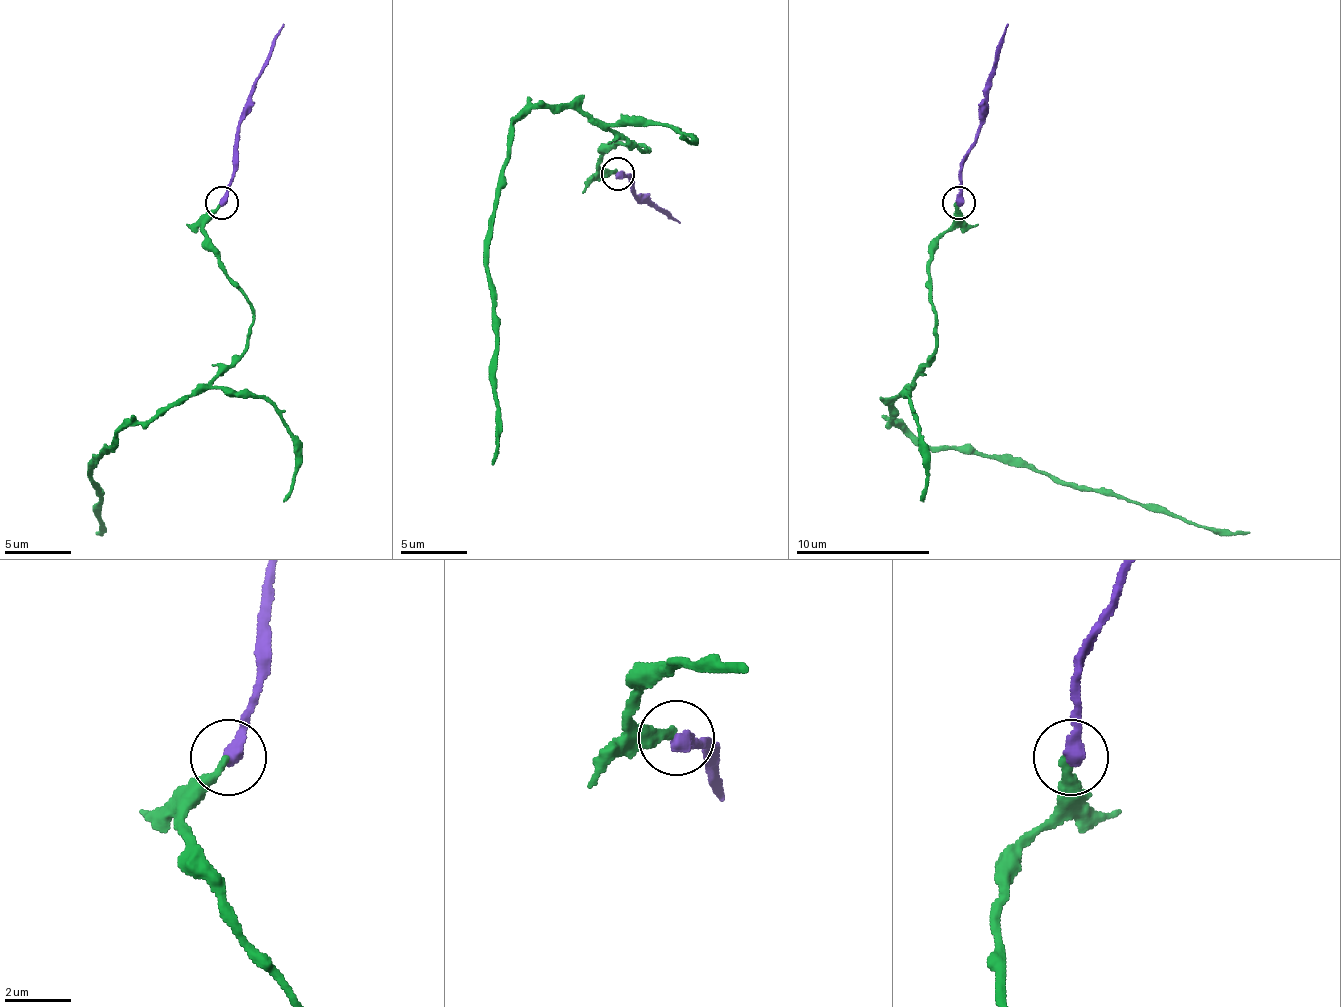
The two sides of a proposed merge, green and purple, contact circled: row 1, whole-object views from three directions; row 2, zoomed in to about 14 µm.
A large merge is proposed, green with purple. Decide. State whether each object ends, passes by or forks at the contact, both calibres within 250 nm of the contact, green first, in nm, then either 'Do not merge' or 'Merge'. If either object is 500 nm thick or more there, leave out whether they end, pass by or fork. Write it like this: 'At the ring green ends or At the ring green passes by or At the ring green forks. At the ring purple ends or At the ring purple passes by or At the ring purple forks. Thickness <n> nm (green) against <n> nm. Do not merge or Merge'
At the ring green ends. At the ring purple ends. Thickness 320 nm (green) against 440 nm. Do not merge

